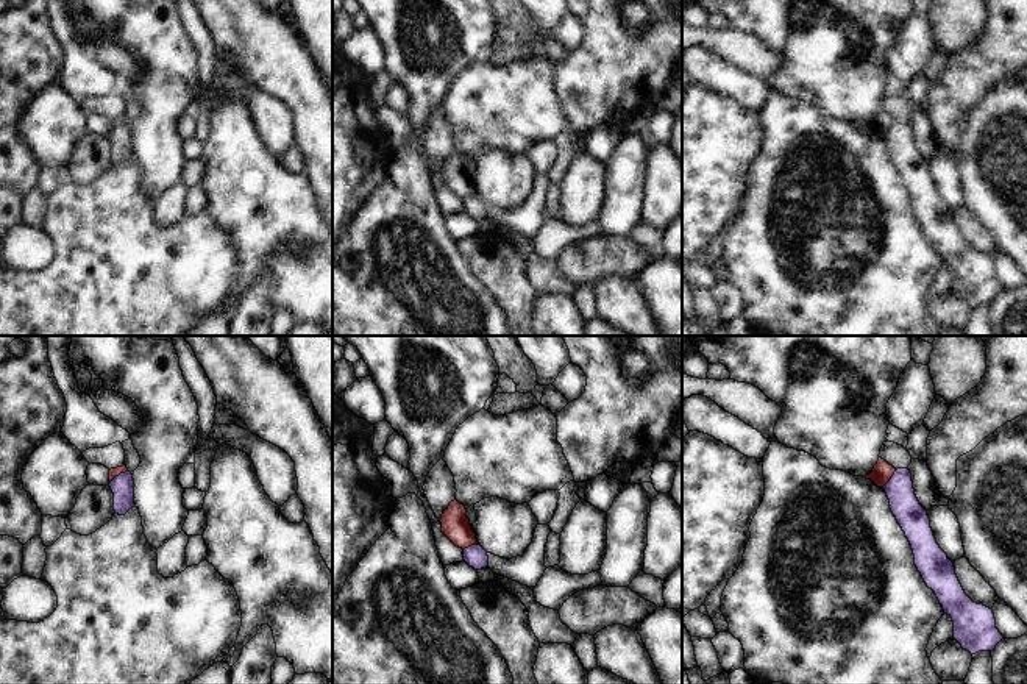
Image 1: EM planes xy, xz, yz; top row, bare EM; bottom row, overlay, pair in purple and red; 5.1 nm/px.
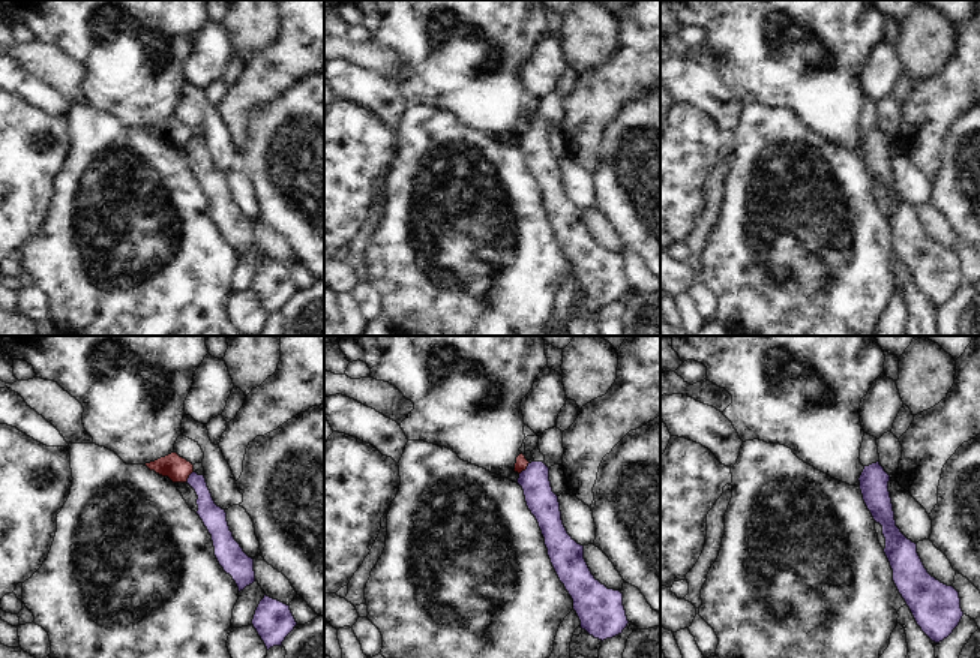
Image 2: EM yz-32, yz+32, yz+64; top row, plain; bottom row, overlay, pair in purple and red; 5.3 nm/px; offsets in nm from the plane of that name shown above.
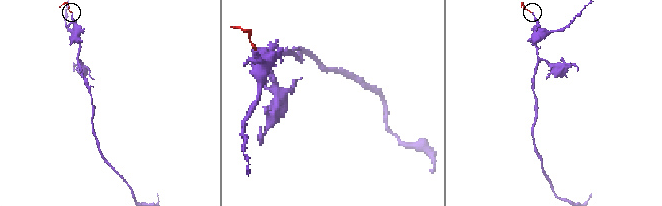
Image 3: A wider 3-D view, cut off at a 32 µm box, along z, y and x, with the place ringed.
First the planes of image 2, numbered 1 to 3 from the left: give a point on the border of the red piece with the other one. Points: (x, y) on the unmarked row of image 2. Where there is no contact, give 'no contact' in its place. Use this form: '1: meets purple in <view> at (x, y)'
1: meets purple in yz-32 at (189, 141)
2: meets purple in yz+32 at (527, 132)
3: no contact

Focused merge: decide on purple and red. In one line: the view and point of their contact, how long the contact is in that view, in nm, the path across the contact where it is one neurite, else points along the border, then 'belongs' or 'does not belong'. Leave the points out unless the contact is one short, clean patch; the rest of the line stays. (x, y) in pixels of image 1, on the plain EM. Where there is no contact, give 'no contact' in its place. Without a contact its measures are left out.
meets purple in xy at (119, 125); contact 120 nm long; border along xy (127, 121), (120, 122), (110, 133); does not belong

